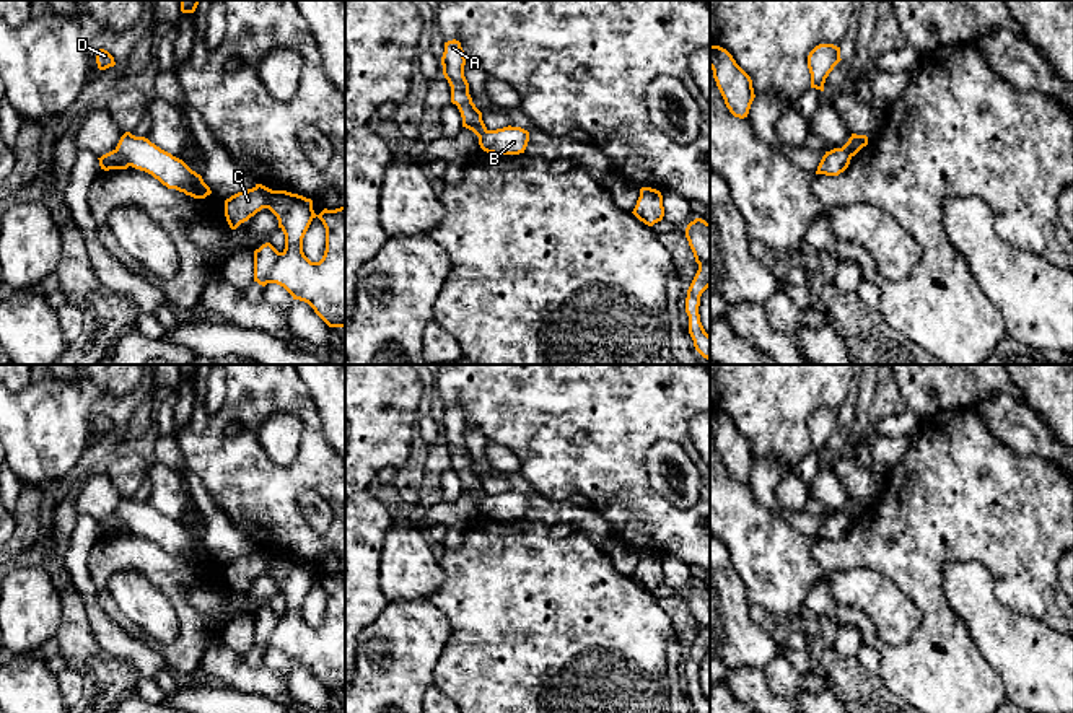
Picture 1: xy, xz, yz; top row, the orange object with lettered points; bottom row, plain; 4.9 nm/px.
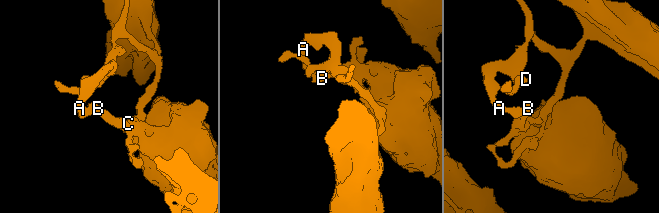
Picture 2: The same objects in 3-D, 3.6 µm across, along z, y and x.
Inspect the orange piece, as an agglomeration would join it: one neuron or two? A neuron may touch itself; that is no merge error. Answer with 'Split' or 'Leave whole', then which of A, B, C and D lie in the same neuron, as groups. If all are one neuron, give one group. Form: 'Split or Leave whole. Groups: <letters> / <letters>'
Split. Groups: A C D / B

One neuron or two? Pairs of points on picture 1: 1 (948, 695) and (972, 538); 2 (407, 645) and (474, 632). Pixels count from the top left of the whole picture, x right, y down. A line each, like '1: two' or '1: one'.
1: one
2: two

